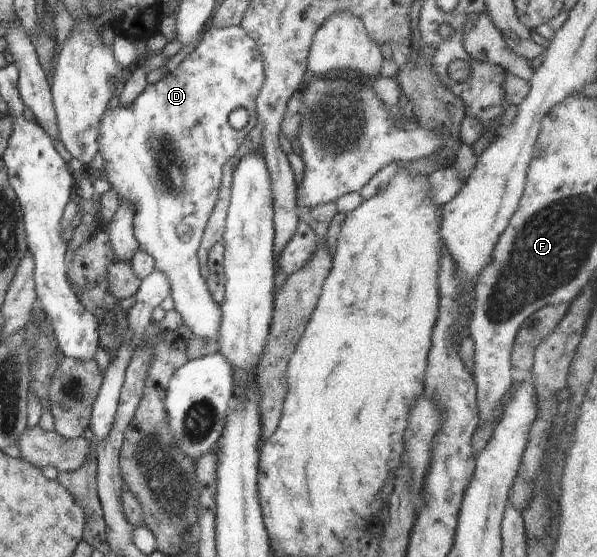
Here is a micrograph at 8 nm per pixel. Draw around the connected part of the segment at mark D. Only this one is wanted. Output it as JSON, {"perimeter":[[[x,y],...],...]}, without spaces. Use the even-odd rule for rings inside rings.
{"perimeter":[[[207,27],[197,48],[177,68],[155,84],[147,84],[134,102],[123,107],[120,104],[108,109],[99,122],[99,153],[104,163],[102,171],[111,184],[119,202],[133,206],[133,234],[139,250],[147,252],[171,284],[174,309],[183,318],[199,340],[207,340],[213,347],[219,340],[221,307],[209,293],[207,281],[199,273],[199,246],[202,236],[218,199],[223,166],[229,158],[238,154],[243,138],[256,125],[255,102],[265,82],[263,58],[255,40],[241,28]],[[243,107],[249,112],[245,127],[235,130],[229,125],[228,116],[235,108]]]}

